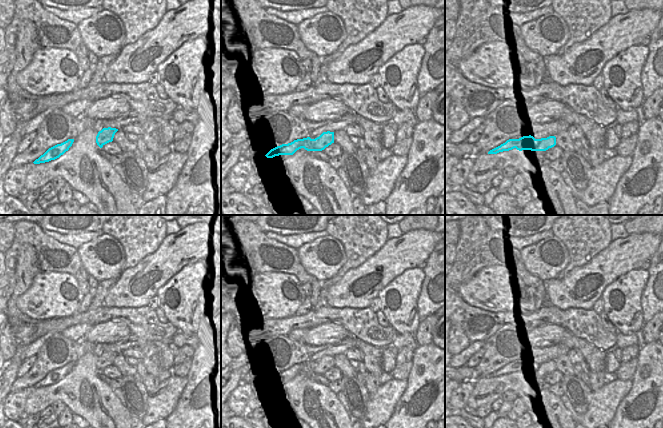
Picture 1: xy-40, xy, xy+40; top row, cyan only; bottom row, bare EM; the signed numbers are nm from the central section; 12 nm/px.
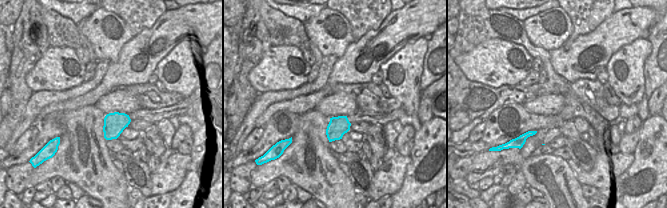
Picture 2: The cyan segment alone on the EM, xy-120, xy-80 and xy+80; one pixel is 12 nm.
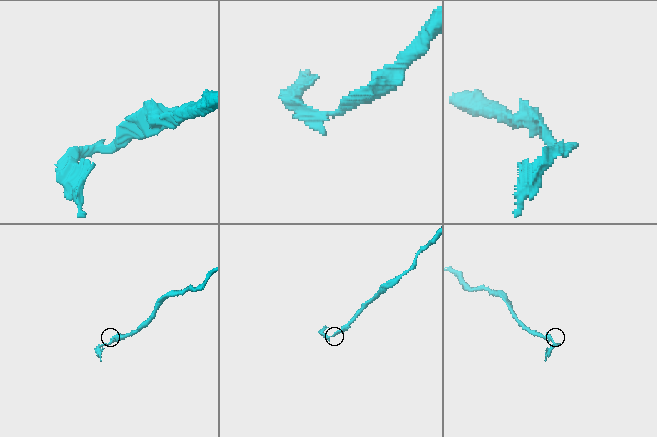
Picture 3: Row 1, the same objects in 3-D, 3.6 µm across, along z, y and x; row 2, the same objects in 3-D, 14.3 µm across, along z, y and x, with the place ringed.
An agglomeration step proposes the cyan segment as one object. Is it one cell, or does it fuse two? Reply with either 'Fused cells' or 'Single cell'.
Fused cells

